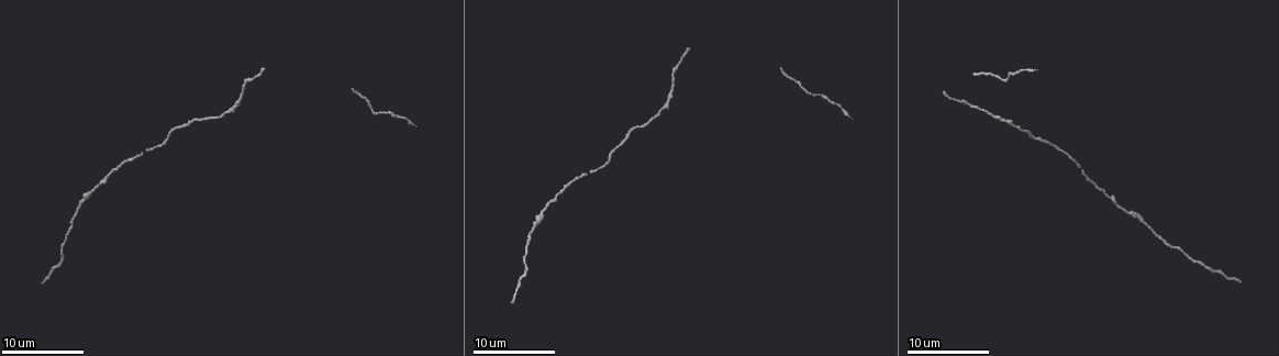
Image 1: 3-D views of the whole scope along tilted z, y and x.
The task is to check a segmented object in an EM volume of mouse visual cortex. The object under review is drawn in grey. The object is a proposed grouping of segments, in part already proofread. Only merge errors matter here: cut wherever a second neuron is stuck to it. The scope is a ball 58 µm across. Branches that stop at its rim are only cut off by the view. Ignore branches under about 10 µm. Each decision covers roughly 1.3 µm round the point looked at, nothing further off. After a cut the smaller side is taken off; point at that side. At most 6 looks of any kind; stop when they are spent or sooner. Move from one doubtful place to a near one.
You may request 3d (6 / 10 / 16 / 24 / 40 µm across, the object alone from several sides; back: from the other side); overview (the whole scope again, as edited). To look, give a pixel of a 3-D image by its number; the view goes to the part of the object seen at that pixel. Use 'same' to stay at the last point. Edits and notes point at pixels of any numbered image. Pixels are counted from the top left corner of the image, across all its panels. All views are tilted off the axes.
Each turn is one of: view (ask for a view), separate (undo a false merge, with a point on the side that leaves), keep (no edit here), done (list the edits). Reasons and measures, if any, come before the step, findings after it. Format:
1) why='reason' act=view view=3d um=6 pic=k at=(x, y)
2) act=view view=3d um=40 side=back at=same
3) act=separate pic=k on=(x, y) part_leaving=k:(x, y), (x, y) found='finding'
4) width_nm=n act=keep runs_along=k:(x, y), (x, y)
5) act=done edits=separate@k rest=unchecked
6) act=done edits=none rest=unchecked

why='sudden change in width' act=view view=3d um=10 pic=1 at=(1085, 173)

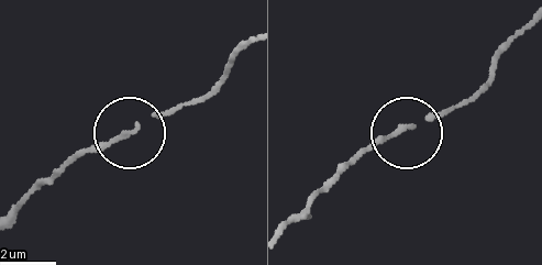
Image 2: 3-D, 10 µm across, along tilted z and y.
act=keep runs_along=2:(521, 33), (488, 84), (387, 135), (342, 170) found='continuous, no second neuron'

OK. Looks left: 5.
act=view view=3d um=10 pic=1 at=(111, 174)

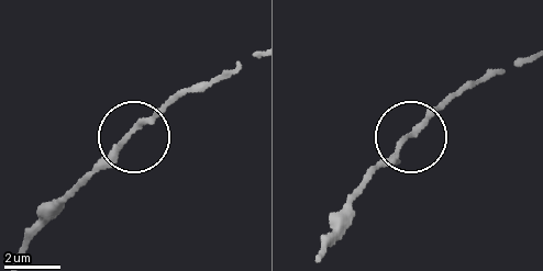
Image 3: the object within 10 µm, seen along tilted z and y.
act=keep runs_along=3:(530, 56), (468, 86), (365, 171) found='one neuron here'

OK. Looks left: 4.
why='sudden change in width' act=view view=3d um=10 pic=1 at=(537, 224)

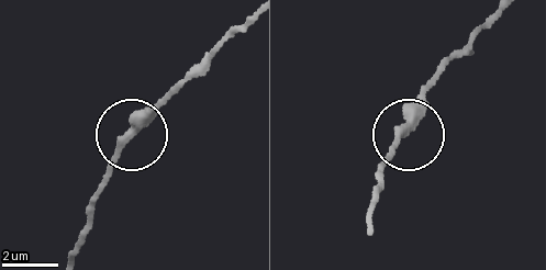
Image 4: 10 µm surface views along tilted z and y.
act=keep found='one neuron here'

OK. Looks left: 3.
act=done edits=none rest=unchecked

